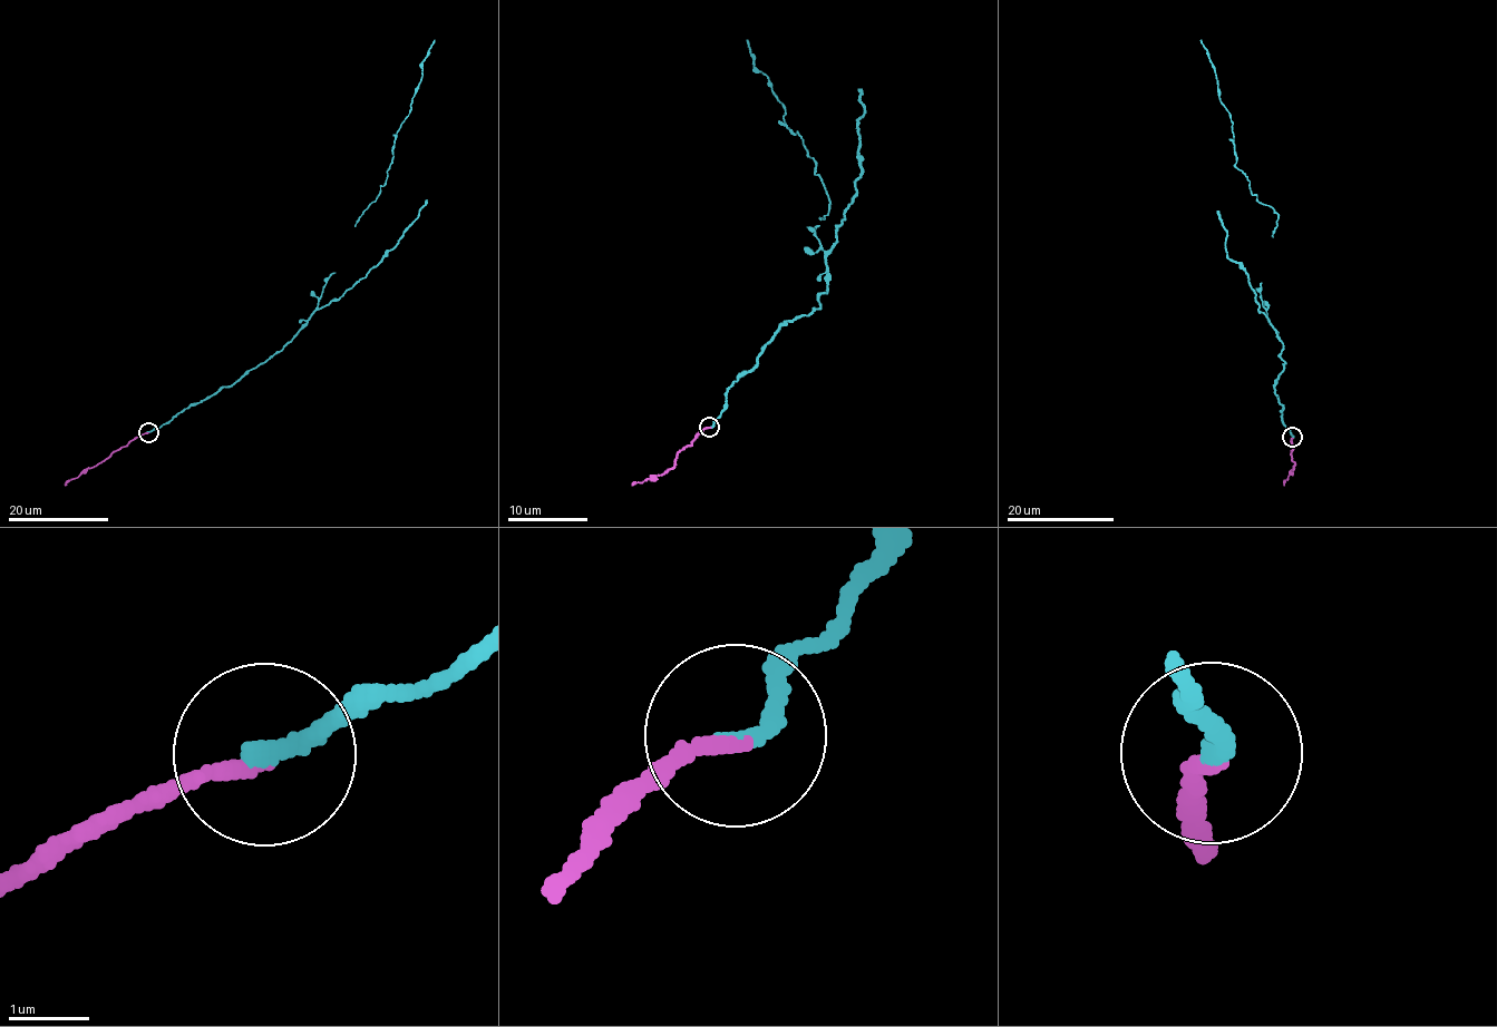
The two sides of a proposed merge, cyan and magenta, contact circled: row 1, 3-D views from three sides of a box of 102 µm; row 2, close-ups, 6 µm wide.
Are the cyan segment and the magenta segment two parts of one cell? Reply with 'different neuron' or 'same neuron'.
same neuron

